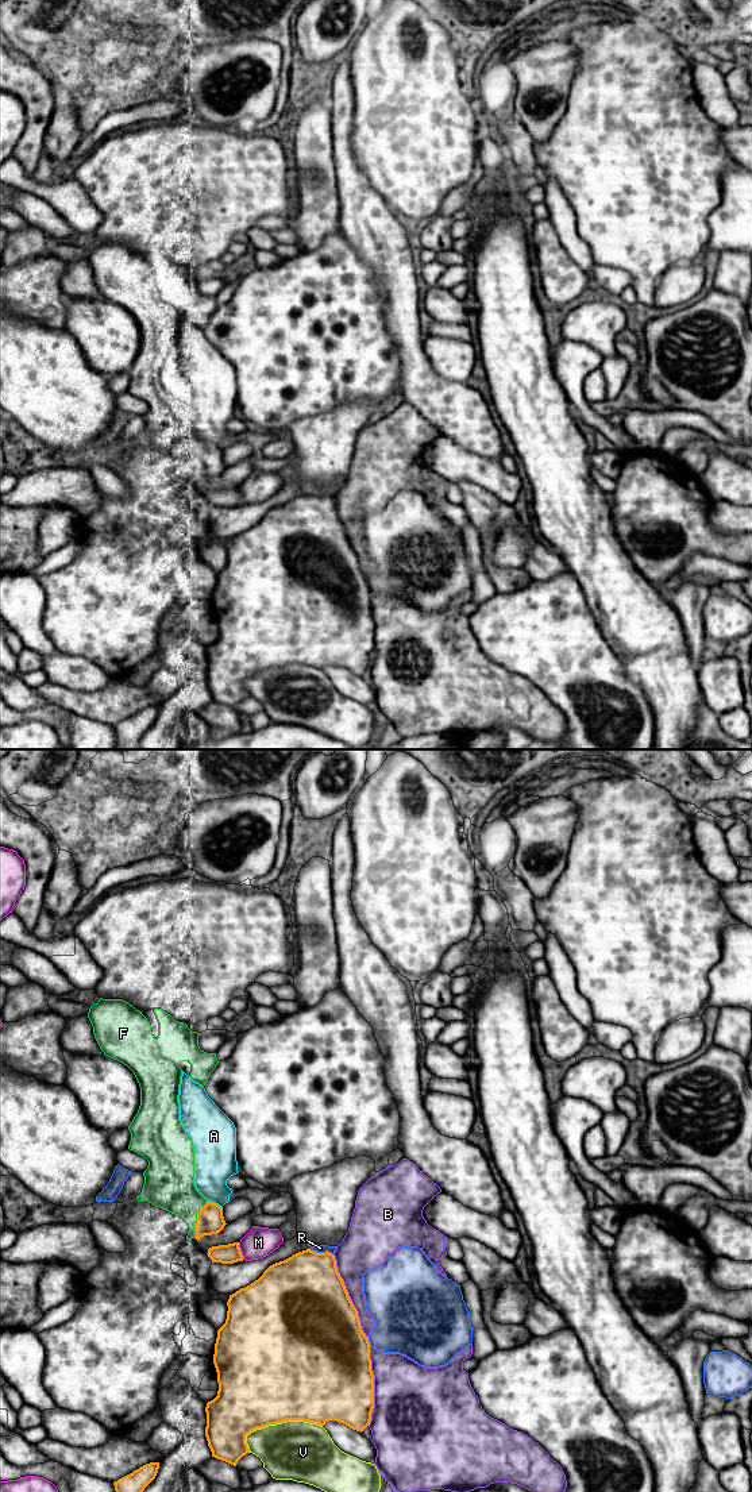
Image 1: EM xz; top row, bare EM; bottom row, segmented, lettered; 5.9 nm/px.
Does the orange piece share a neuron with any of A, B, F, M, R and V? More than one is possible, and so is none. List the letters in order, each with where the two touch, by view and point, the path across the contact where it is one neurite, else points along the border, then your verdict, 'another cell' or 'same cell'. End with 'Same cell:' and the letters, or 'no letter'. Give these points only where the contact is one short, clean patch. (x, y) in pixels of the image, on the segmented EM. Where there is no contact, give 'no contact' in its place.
A: xz (215, 1203) | another cell
B: xz (348, 1296) | another cell
F: xz (197, 1219) | same cell
M: xz (239, 1250) | another cell
R: xz (320, 1253) | another cell
V: xz (280, 1422) | another cell
Same cell: F

